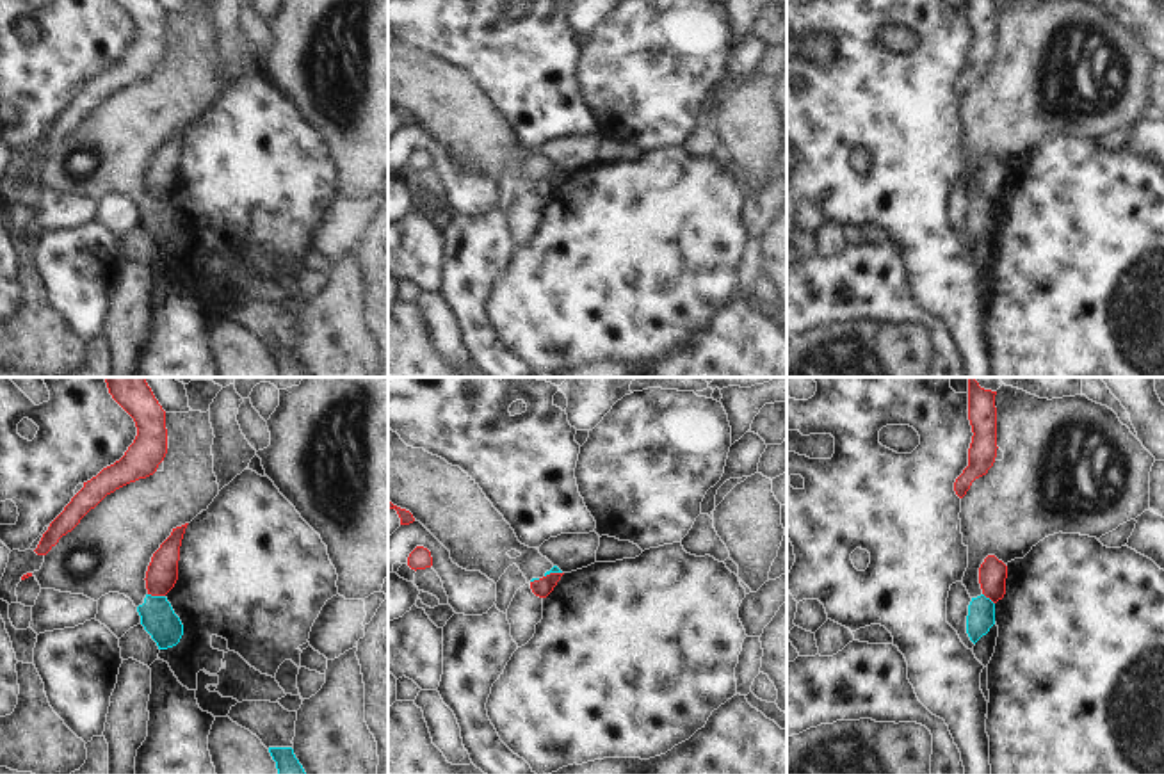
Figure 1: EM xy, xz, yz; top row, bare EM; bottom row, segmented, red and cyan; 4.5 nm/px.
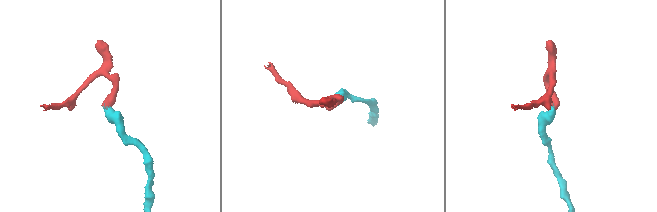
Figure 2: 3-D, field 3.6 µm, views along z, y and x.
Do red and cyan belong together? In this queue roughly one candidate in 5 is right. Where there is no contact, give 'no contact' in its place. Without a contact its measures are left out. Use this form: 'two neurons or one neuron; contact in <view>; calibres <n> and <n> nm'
two neurons; contact in xy; calibres 140 and 160 nm

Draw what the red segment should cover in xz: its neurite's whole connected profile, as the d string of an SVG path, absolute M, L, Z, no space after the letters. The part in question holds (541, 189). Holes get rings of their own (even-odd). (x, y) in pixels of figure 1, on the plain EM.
M550 174L539 181L530 183L532 194L539 199L546 199L554 192L562 176L564 174Z

